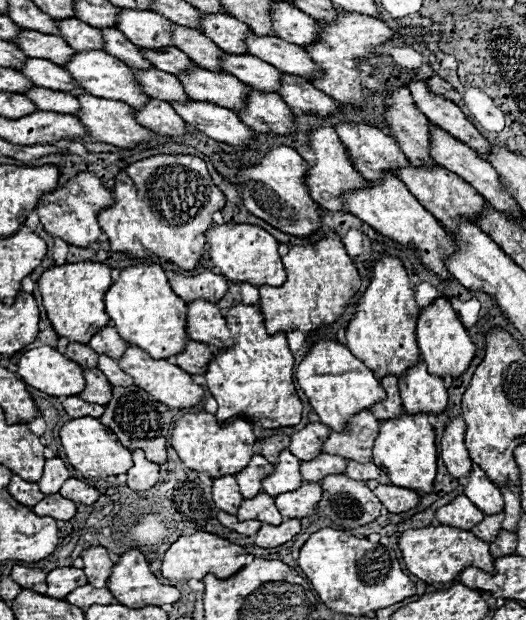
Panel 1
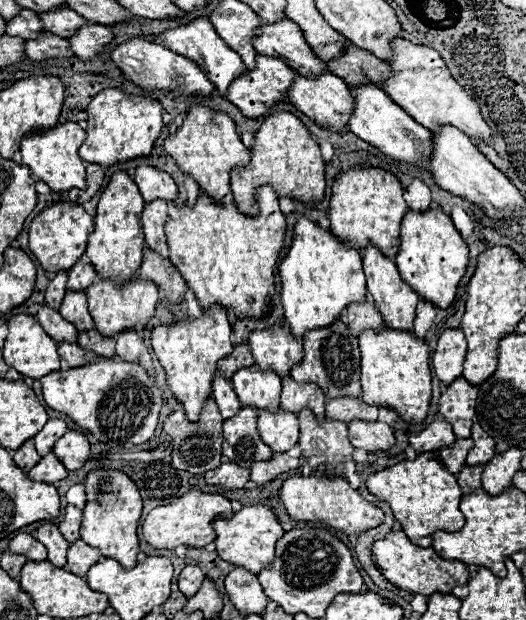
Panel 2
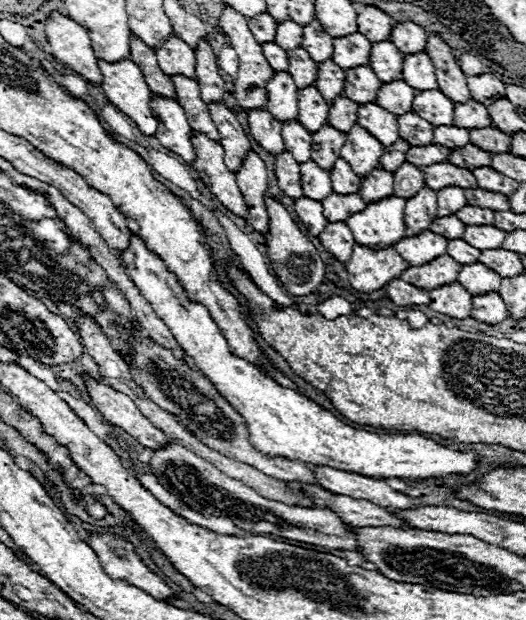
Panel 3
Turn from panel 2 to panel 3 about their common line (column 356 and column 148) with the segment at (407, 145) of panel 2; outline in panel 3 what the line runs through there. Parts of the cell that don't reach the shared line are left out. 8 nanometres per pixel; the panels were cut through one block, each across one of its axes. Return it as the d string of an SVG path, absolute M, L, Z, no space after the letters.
M100 60L98 64L102 72L102 90L106 92L106 98L126 116L130 116L142 134L154 136L158 120L154 118L154 112L150 108L152 92L140 68L132 60L120 60L114 64Z

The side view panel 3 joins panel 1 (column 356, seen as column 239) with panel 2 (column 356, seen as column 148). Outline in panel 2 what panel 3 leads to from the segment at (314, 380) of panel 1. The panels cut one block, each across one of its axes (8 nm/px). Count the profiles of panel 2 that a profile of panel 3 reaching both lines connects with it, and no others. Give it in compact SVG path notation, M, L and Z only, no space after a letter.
M300 218L294 226L292 246L280 264L280 278L286 324L296 340L302 340L304 332L334 324L344 308L366 300L366 278L360 252L344 248L334 234L324 232L308 218Z

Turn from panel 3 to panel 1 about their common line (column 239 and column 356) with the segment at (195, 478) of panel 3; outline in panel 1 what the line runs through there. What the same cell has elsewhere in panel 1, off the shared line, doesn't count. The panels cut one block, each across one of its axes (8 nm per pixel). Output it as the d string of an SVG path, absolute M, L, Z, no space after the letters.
M328 474L322 480L322 500L316 506L320 516L330 518L334 524L342 528L358 528L362 524L368 524L380 516L382 504L376 498L376 494L368 488L366 482L352 480L346 474Z

